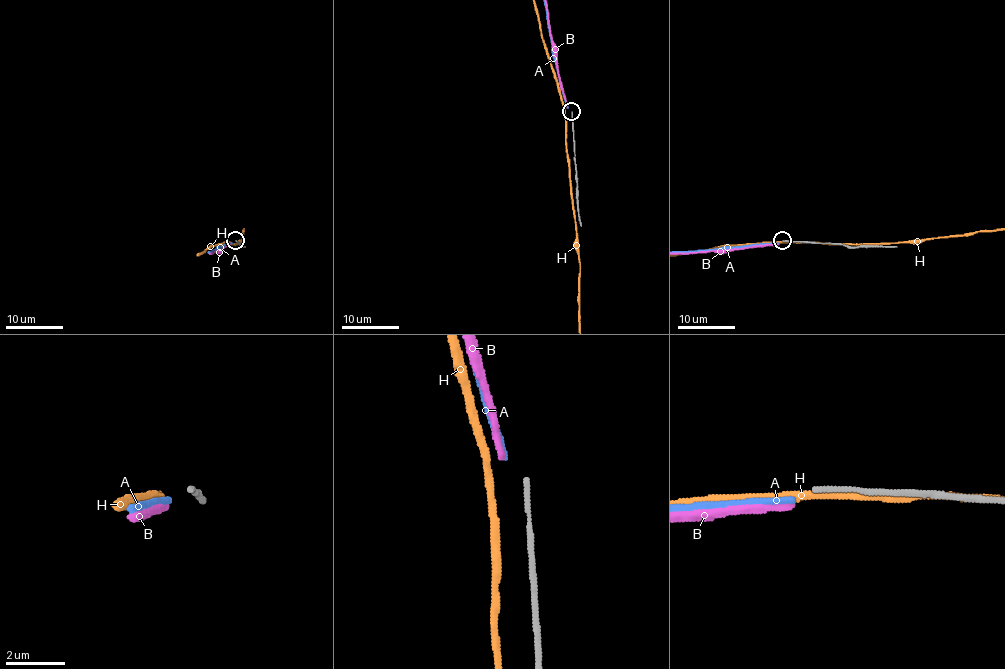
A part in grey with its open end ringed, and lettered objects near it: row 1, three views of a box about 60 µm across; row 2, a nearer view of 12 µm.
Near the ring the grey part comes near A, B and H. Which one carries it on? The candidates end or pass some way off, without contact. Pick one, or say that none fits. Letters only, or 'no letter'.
no letter

